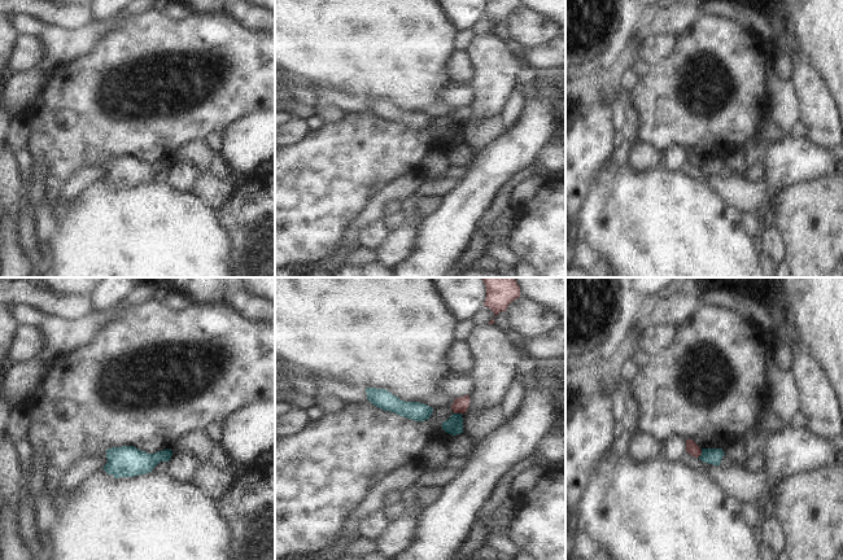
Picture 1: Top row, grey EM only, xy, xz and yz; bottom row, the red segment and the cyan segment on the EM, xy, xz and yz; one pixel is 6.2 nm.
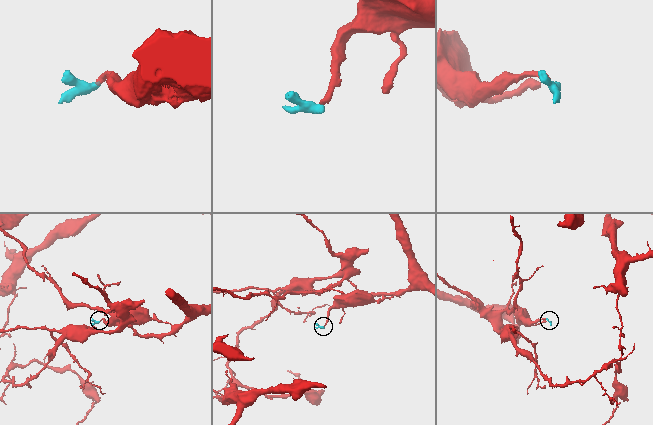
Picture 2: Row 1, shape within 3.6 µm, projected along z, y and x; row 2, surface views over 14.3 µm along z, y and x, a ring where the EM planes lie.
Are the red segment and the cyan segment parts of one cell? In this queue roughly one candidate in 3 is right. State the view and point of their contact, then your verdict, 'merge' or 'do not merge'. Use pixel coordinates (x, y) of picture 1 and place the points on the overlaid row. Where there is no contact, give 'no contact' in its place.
contact yz (700, 453); do not merge

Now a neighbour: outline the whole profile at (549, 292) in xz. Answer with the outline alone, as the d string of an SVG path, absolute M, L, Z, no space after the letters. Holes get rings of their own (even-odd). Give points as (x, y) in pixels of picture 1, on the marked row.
M515 277L520 296L565 318L565 277Z

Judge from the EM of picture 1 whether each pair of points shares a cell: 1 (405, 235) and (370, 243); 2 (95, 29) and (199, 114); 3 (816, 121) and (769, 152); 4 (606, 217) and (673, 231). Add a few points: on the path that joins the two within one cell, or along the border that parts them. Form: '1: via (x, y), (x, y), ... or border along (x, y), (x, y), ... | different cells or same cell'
1: border along (389, 231), (372, 250) | different cells
2: border along (127, 17), (121, 17), (110, 31), (81, 56) | different cells
3: border along (807, 136), (829, 151) | different cells
4: via (623, 217), (656, 230) | same cell

